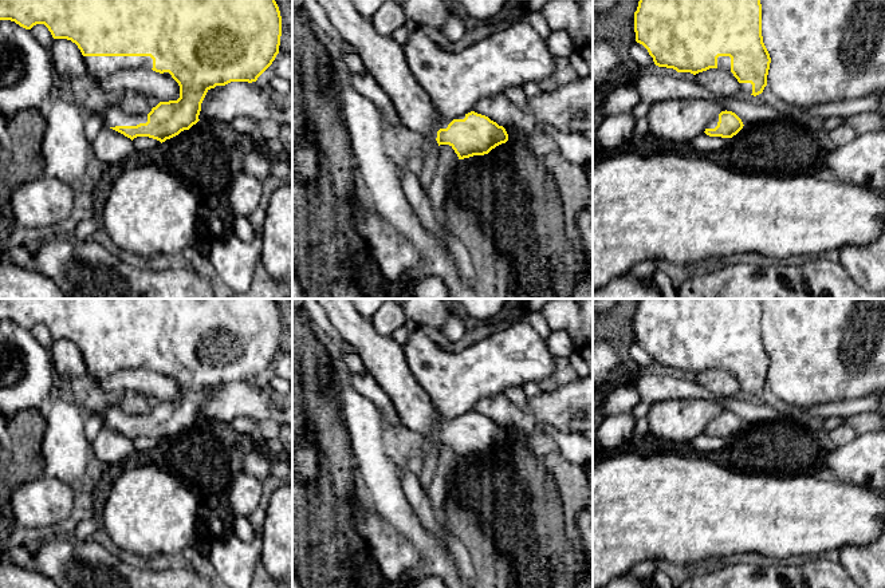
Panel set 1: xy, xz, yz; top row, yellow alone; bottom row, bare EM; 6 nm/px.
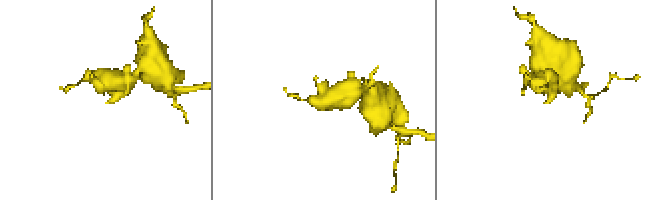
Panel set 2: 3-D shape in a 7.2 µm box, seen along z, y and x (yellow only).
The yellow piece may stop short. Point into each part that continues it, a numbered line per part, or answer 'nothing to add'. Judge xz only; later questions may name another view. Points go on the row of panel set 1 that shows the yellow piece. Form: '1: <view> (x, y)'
1: xz (384, 58)

